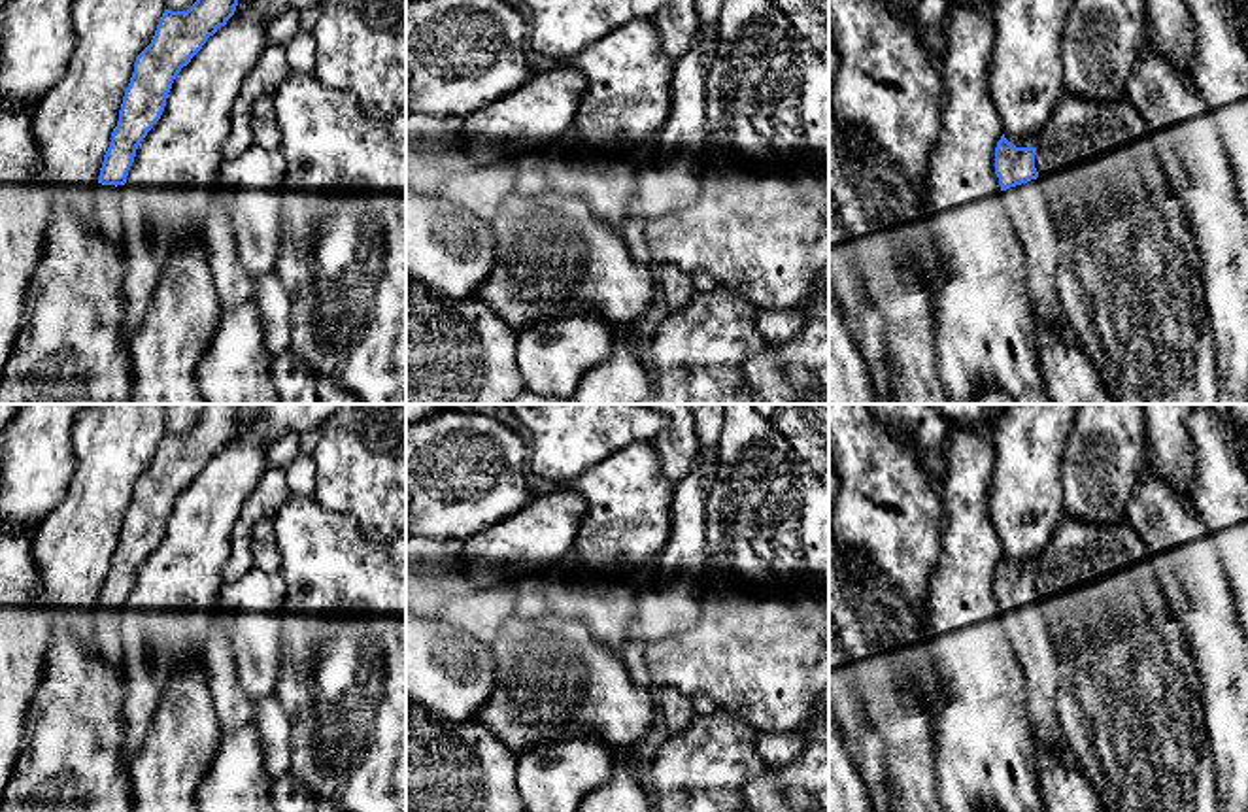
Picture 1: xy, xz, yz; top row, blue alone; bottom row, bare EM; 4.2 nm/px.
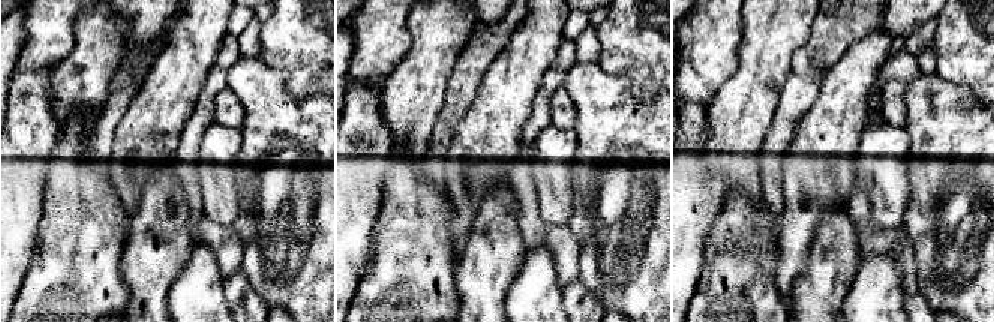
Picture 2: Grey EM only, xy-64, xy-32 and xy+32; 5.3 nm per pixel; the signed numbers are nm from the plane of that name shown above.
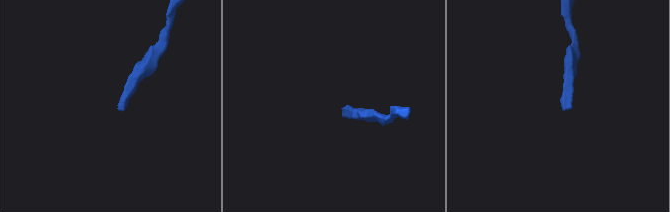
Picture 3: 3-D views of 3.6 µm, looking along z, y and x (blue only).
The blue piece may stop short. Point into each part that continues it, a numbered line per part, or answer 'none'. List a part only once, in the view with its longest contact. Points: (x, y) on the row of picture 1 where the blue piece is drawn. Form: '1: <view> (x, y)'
1: yz (1026, 204)

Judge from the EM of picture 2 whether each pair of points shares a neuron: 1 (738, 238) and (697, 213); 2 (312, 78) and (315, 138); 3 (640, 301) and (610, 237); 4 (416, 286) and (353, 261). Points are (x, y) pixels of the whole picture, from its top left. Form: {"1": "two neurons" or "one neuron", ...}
{"1": "two neurons", "2": "two neurons", "3": "one neuron", "4": "two neurons"}

